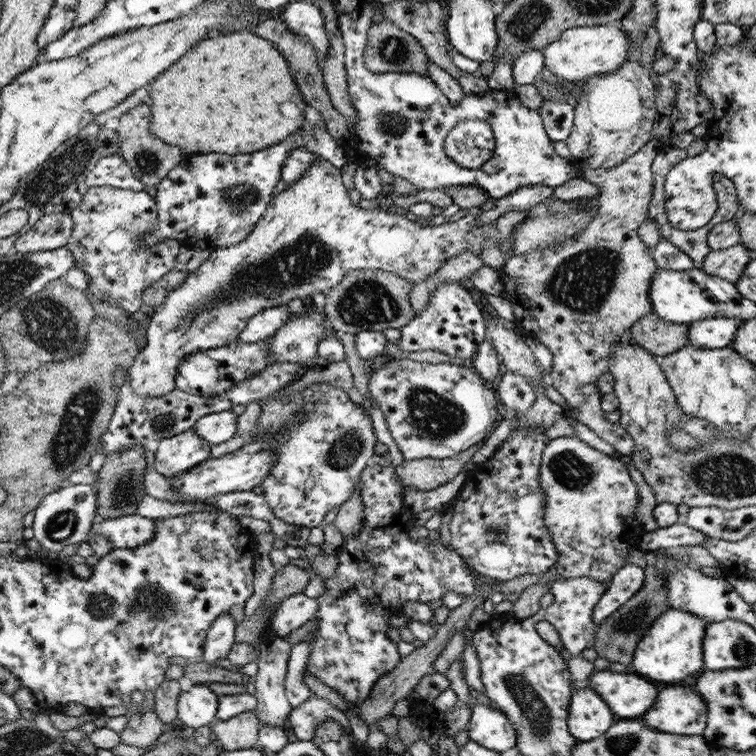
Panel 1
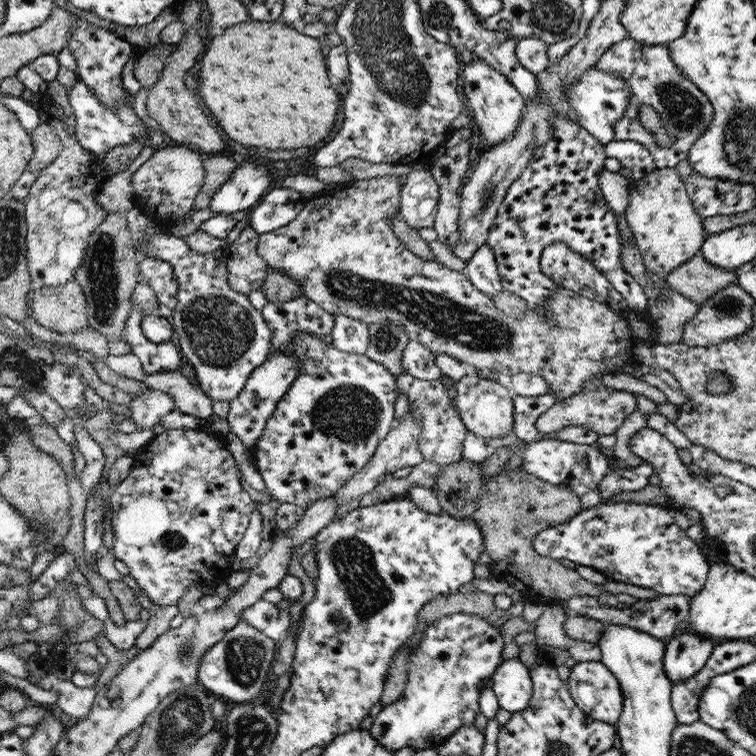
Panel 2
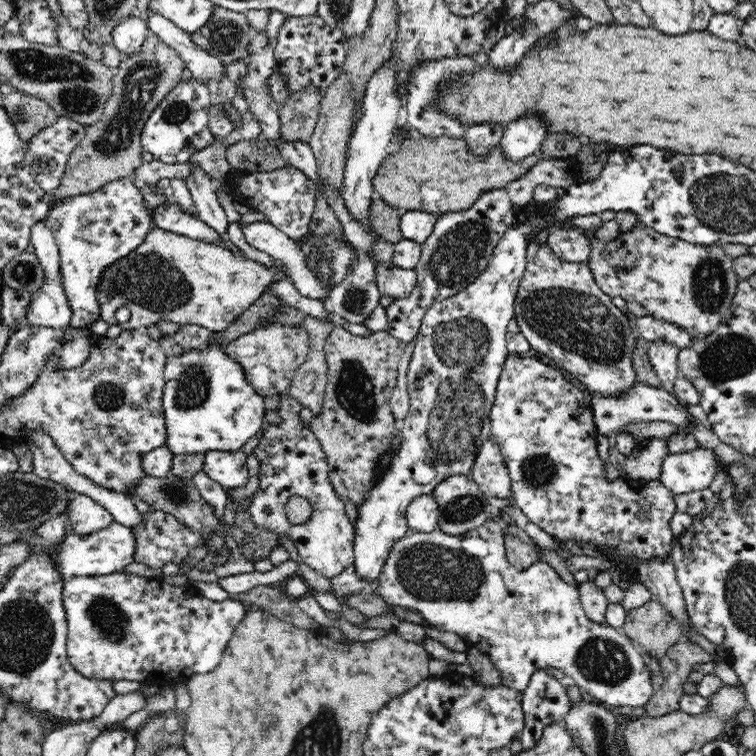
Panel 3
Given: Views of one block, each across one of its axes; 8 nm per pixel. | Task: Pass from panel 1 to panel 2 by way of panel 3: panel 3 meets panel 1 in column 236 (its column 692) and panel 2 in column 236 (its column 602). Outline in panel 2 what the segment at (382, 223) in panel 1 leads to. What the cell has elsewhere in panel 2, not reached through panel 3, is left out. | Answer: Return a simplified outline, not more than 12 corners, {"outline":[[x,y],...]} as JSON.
{"outline":[[249,225],[219,253],[231,288],[246,296],[262,288],[270,266]]}

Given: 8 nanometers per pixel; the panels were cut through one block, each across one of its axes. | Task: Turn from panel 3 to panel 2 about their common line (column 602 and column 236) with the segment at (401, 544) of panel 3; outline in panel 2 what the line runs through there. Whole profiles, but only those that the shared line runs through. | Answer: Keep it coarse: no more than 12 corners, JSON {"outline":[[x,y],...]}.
{"outline":[[238,622],[206,650],[199,682],[230,705],[264,686],[276,642]]}

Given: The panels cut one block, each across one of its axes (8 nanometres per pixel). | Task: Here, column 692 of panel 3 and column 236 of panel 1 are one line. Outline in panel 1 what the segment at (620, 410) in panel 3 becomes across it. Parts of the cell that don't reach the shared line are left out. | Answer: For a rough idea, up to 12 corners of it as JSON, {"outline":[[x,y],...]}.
{"outline":[[232,409],[201,416],[193,428],[208,444],[235,437]]}

